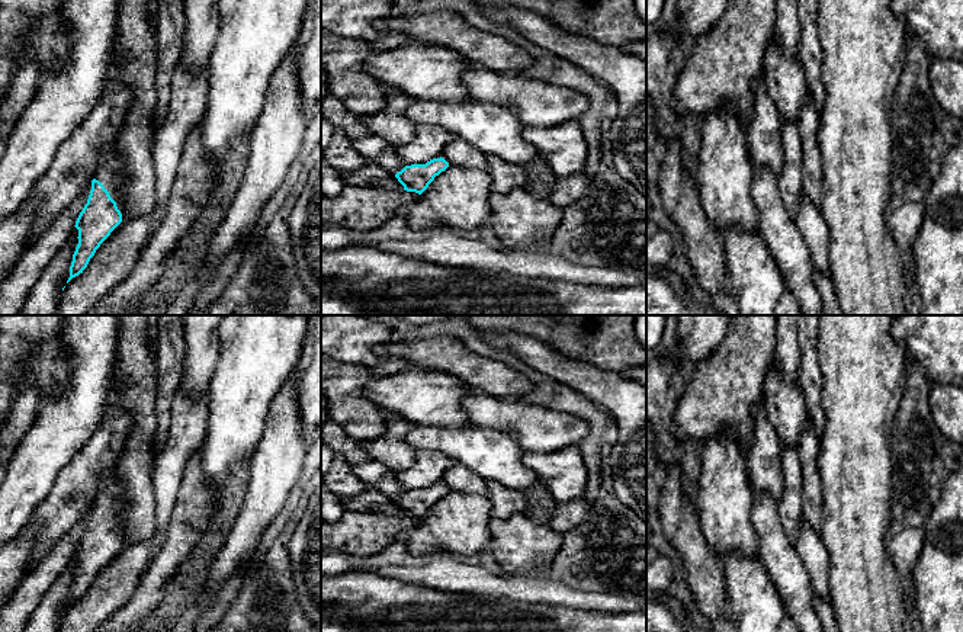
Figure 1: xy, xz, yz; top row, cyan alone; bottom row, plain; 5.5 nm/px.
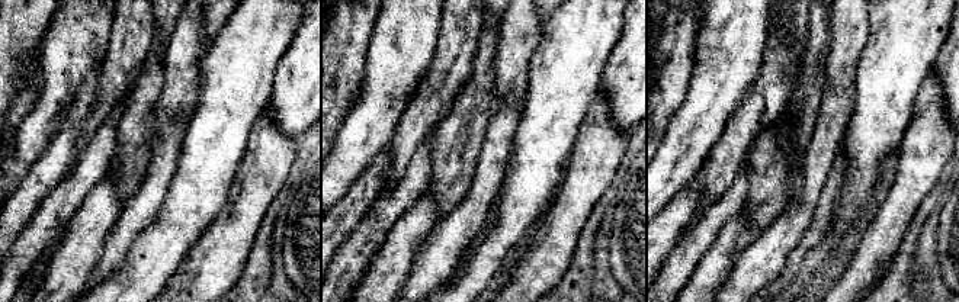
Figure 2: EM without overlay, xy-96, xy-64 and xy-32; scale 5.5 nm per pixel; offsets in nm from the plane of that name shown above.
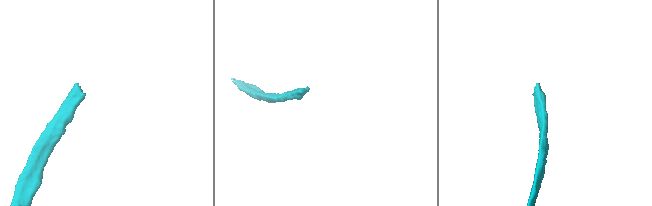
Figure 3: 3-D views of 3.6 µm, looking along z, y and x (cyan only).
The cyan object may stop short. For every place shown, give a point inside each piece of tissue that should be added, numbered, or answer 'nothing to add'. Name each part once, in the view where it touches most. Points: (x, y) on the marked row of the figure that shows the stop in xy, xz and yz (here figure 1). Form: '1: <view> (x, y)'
1: xy (109, 173)

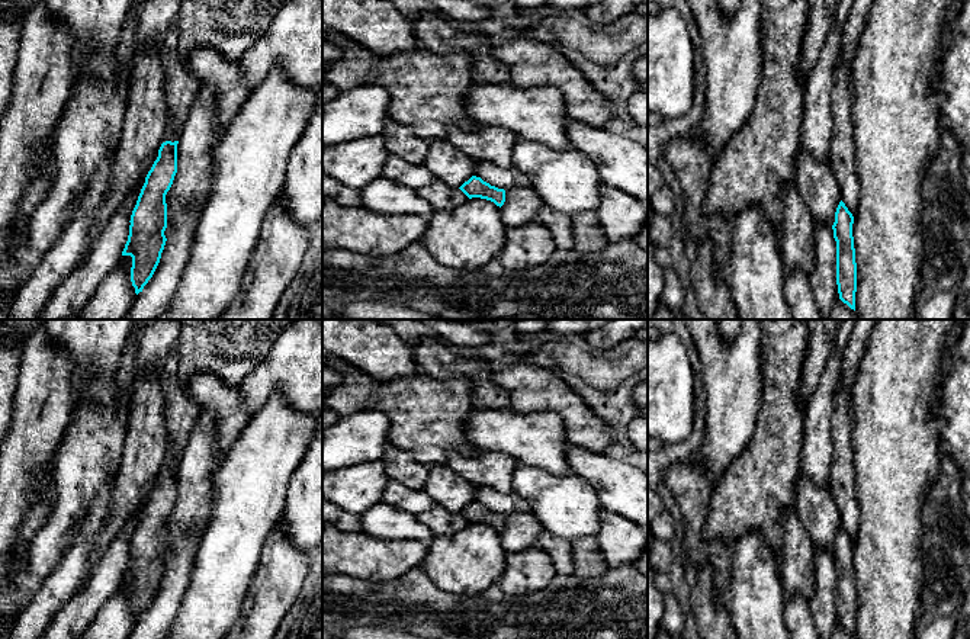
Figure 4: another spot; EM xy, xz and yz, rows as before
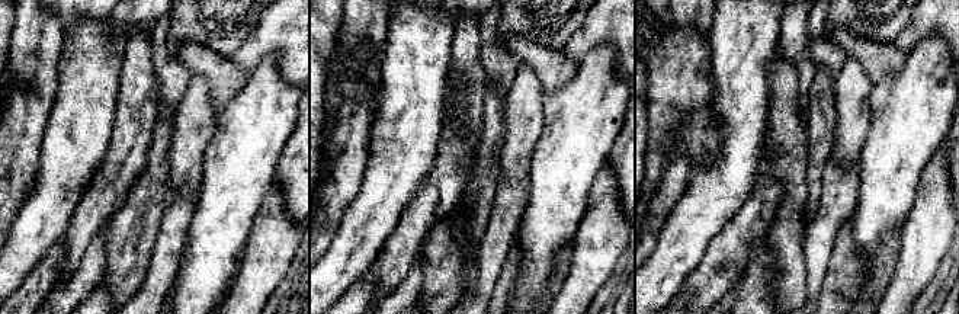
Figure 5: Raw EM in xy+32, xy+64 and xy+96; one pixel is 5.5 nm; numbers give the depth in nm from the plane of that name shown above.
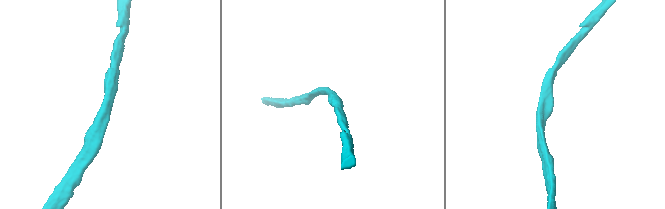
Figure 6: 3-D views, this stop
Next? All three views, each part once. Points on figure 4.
nothing to add

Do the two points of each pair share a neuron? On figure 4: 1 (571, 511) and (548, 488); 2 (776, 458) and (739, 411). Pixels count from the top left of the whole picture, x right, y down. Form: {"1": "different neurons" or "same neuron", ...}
{"1": "same neuron", "2": "different neurons"}

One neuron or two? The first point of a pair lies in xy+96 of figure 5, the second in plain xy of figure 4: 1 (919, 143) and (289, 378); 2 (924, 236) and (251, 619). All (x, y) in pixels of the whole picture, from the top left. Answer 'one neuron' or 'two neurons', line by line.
1: two neurons
2: one neuron

